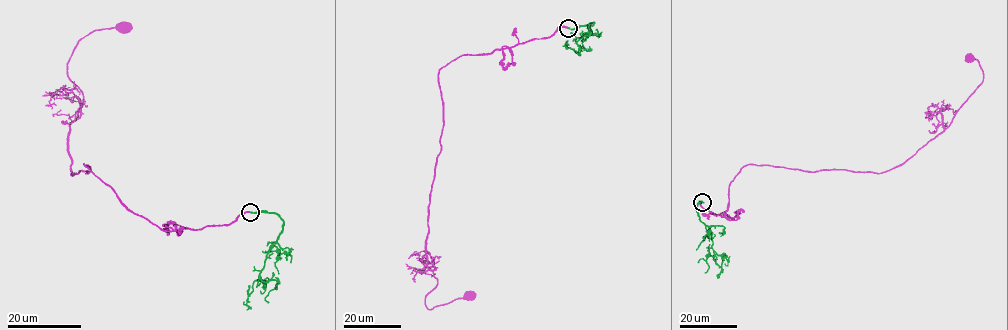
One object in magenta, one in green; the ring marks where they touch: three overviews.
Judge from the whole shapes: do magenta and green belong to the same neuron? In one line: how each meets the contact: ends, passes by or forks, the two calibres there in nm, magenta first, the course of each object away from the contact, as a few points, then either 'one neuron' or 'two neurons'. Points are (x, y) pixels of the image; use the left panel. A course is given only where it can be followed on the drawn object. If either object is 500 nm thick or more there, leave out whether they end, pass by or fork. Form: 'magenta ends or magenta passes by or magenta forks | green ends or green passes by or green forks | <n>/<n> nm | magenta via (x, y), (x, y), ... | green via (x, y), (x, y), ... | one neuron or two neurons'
magenta ends | green ends | 260/240 nm | magenta via (250, 212), (161, 230), (84, 164), (71, 175), (83, 98), (67, 61), (90, 33), (122, 27) | green via (250, 212), (275, 213), (283, 221), (283, 229), (259, 274), (263, 283), (256, 280), (253, 283), (247, 309) | one neuron

